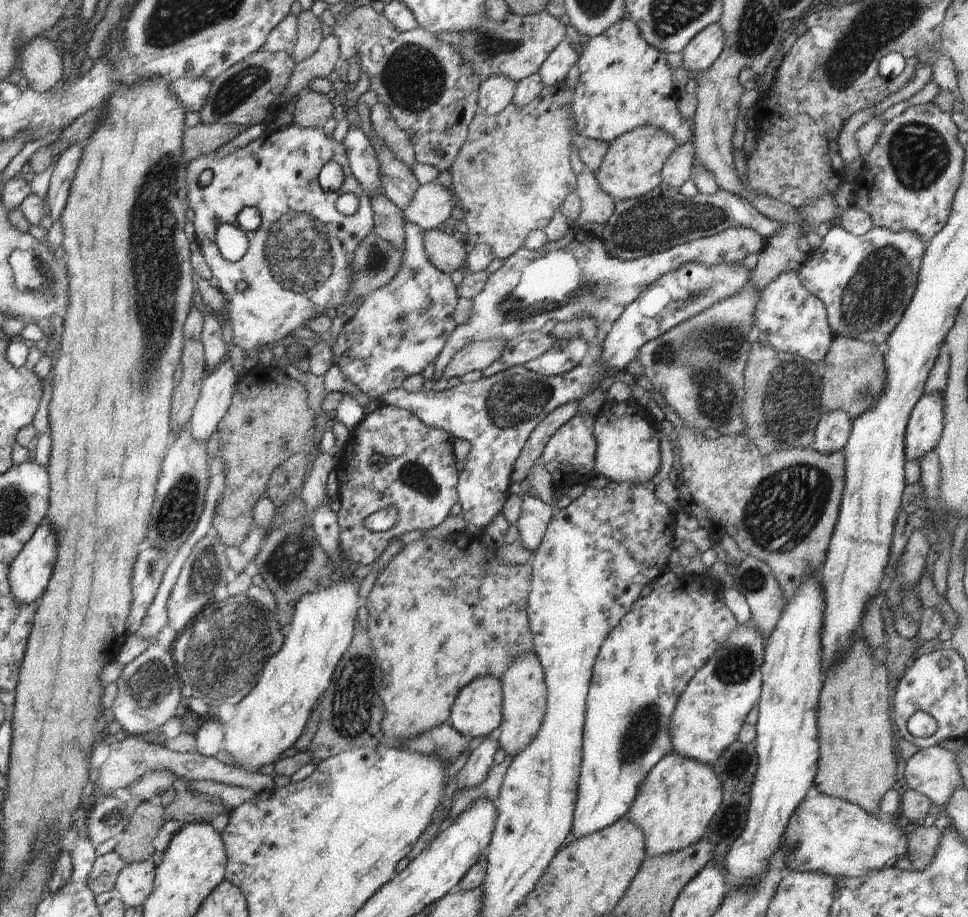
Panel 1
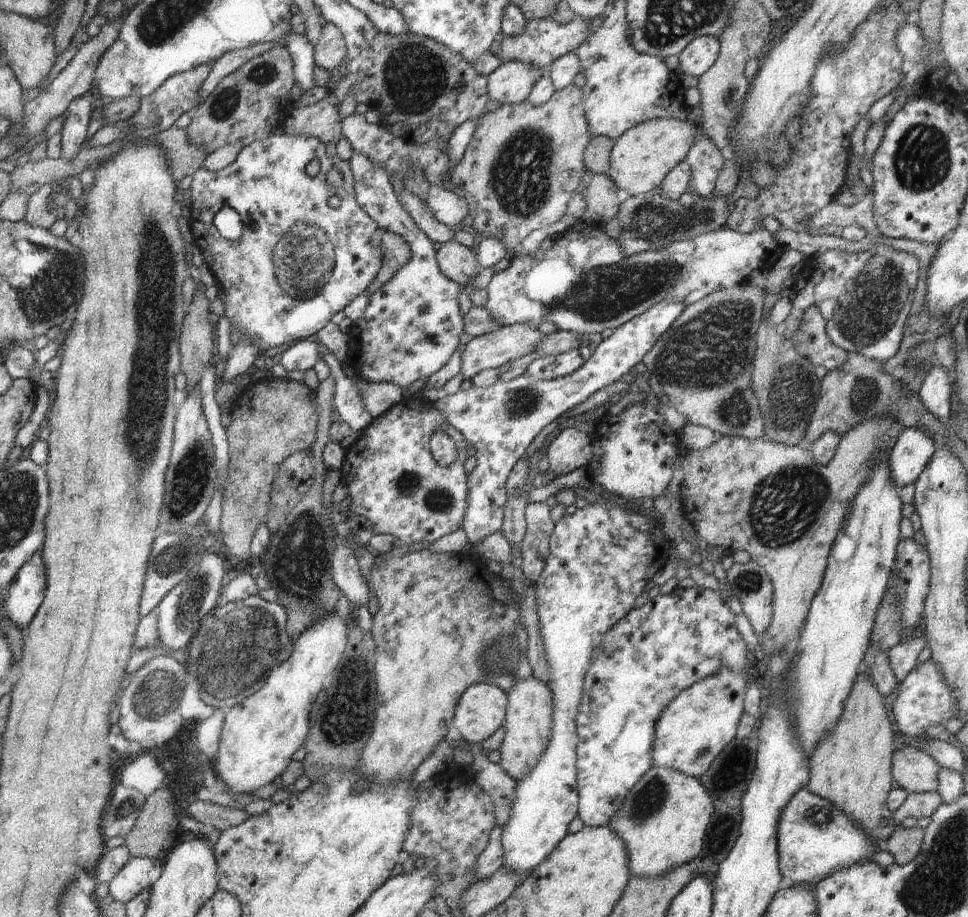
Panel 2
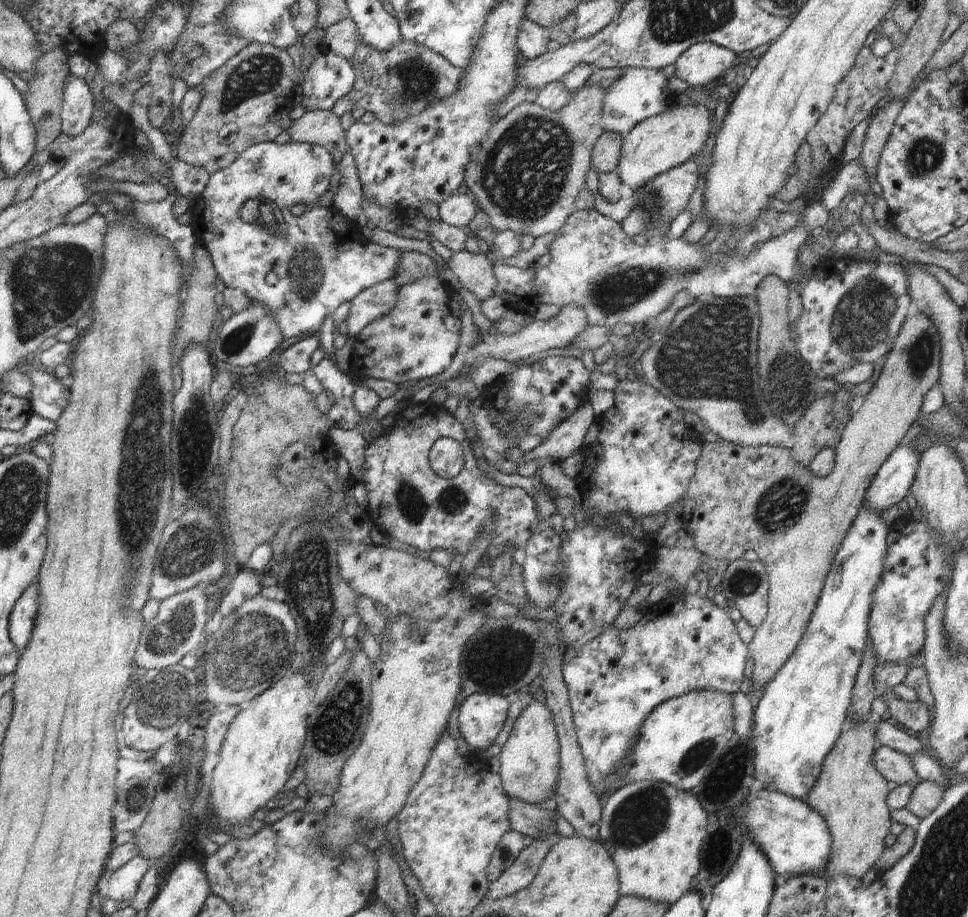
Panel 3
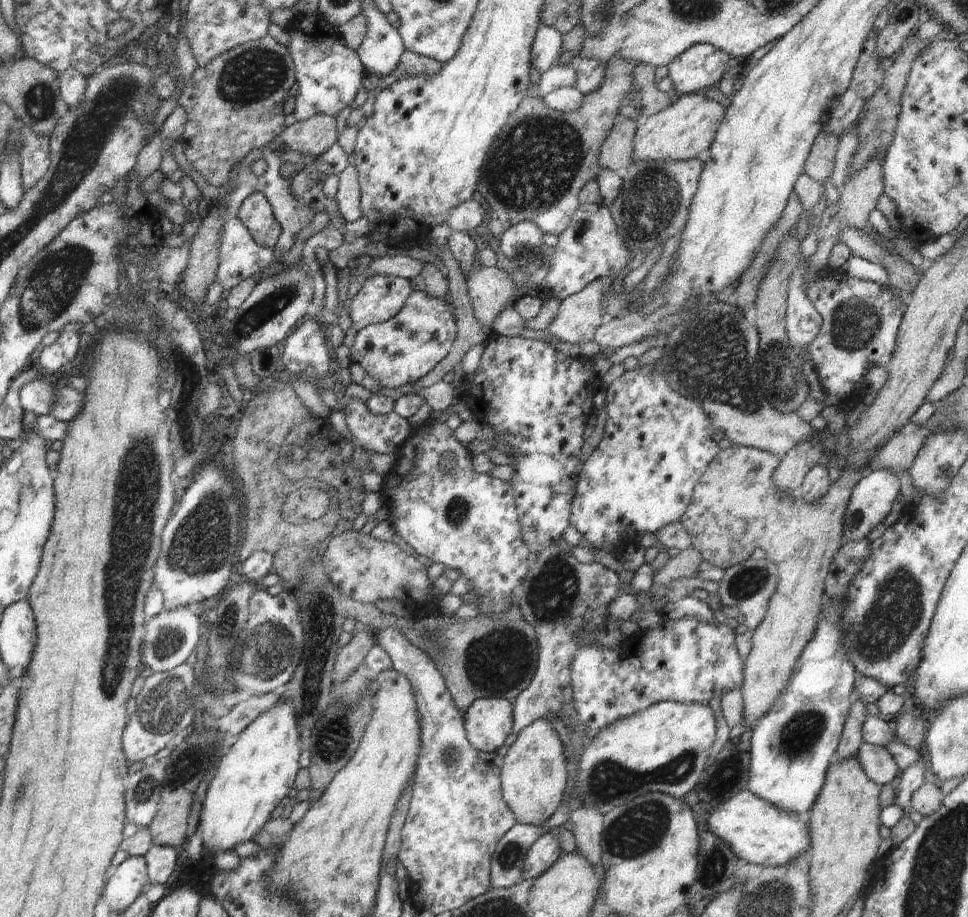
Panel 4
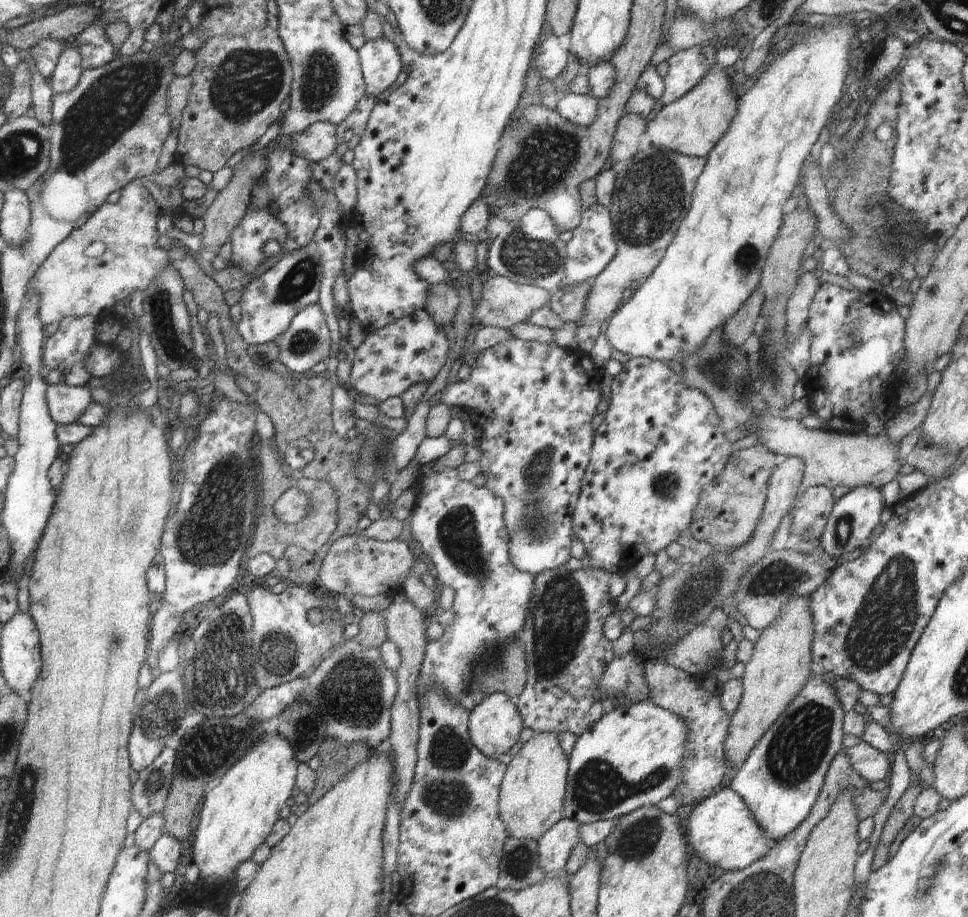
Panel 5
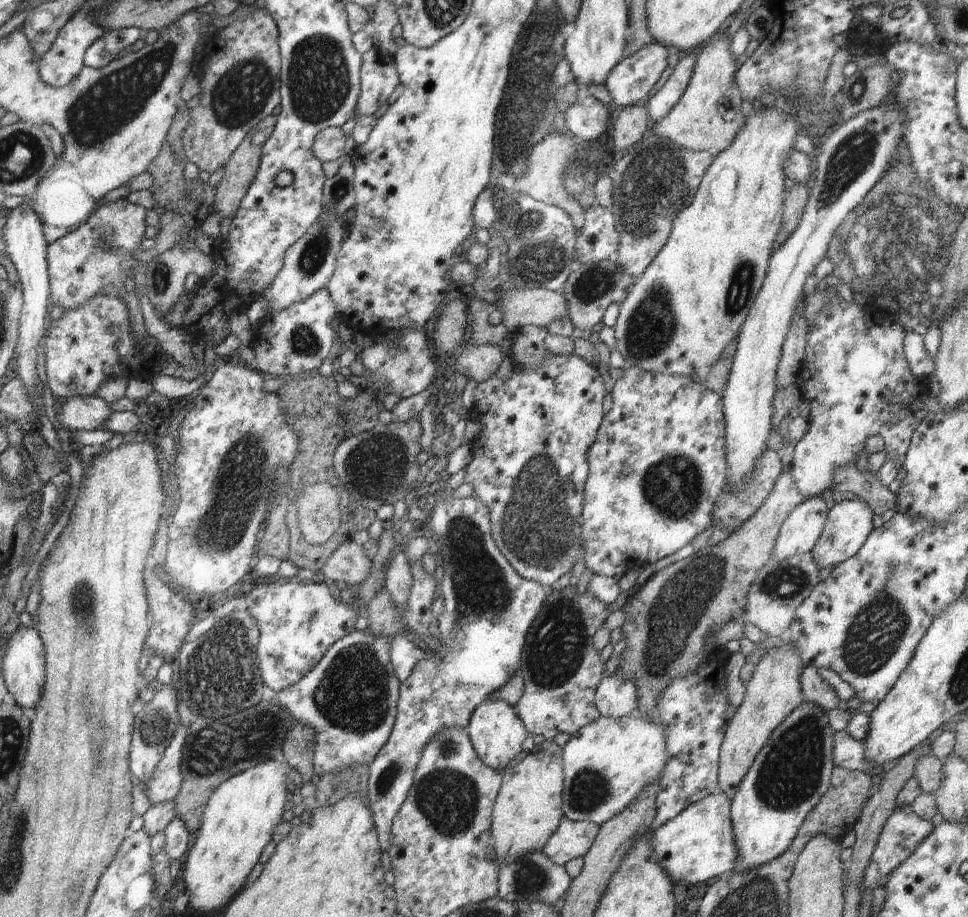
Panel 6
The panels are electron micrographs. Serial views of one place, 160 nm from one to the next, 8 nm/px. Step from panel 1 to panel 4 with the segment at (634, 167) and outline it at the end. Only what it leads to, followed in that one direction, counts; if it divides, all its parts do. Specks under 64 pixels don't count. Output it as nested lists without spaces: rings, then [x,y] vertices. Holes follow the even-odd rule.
[[[703,92],[675,96],[668,108],[650,115],[646,123],[637,128],[633,140],[634,161],[683,161],[705,156],[723,121],[725,110]]]

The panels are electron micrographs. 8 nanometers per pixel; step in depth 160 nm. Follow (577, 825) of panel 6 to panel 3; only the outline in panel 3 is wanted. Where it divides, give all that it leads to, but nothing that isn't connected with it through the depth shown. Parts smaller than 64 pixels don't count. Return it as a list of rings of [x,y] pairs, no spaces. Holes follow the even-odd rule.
[[[533,839],[518,855],[515,863],[506,869],[498,880],[489,884],[486,898],[499,899],[526,888],[534,880],[550,849],[549,843]]]

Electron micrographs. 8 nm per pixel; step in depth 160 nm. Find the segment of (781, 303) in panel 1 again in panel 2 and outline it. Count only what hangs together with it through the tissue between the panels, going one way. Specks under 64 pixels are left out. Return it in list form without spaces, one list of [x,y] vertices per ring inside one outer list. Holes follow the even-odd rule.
[[[811,306],[799,321],[799,331],[790,342],[804,359],[808,358],[808,362],[815,365],[820,364],[830,372],[841,369],[849,359],[849,353],[830,342],[826,323],[819,308]]]

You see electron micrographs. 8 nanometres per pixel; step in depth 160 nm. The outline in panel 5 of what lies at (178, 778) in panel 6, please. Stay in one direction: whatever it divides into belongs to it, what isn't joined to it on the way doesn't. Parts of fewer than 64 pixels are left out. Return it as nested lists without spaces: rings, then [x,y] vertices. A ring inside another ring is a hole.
[[[166,747],[148,768],[139,772],[139,778],[131,790],[131,801],[134,810],[138,810],[143,817],[165,809],[172,786],[175,756],[175,750]]]

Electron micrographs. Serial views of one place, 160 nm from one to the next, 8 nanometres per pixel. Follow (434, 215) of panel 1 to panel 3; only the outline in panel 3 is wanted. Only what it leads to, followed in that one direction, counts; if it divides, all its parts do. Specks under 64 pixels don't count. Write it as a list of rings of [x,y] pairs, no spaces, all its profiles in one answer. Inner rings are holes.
[[[459,193],[447,198],[438,206],[442,222],[465,230],[468,230],[468,224],[474,220],[479,210],[472,196]]]

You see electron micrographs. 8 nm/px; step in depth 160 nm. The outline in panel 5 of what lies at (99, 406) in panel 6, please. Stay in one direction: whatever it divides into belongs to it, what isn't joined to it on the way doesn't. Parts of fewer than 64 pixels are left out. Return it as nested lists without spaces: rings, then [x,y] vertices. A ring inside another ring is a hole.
[[[64,383],[48,385],[45,397],[50,416],[57,425],[78,423],[93,401],[87,386],[75,387]]]

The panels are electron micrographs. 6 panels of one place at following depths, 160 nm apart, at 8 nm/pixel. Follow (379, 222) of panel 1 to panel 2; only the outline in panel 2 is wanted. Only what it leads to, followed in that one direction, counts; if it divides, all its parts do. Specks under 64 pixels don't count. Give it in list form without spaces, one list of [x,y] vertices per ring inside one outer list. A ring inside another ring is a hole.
[[[377,232],[379,247],[383,254],[380,272],[369,284],[366,291],[370,294],[379,291],[397,272],[404,268],[411,257],[411,246],[397,232]]]

